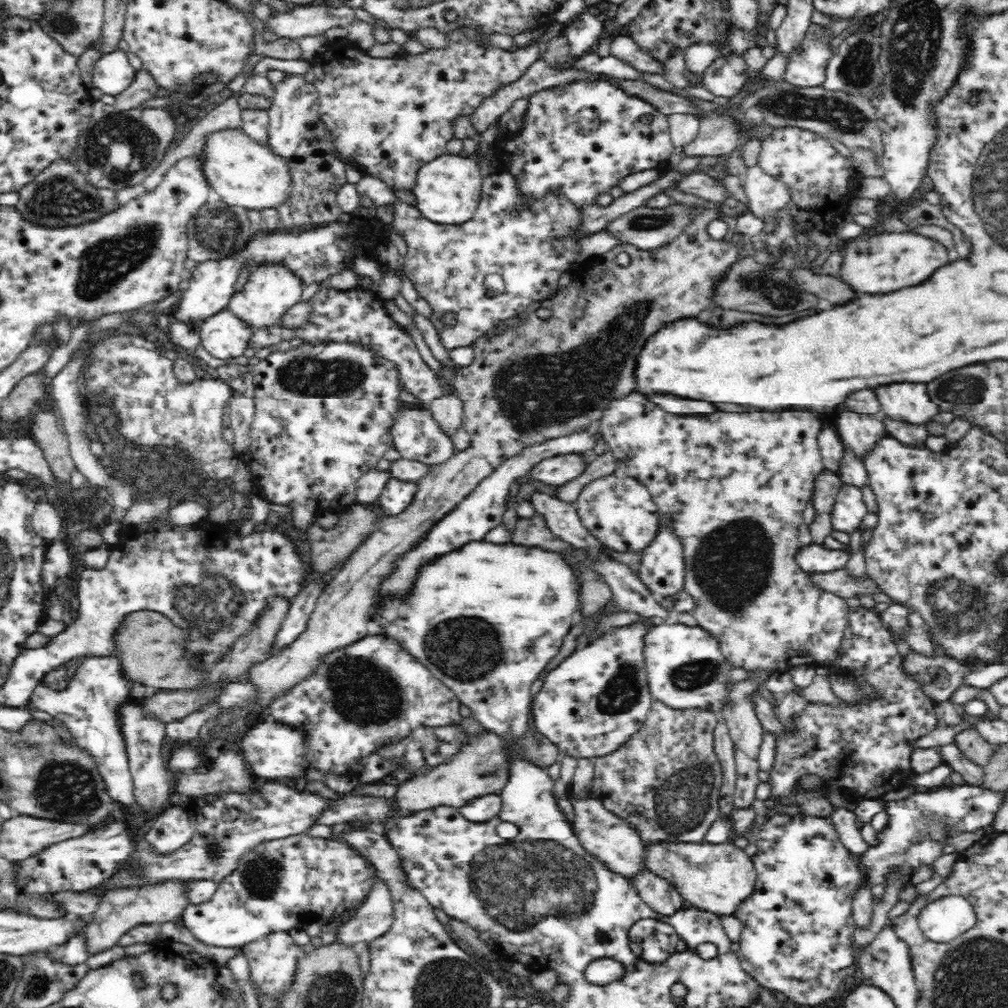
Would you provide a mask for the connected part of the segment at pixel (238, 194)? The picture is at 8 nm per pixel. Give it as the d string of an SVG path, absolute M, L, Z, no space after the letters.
M224 128L218 132L210 132L204 136L199 147L198 155L192 158L198 161L198 167L208 187L214 190L225 204L258 210L284 202L290 170L286 168L282 157L274 154L267 145L246 135L244 130Z

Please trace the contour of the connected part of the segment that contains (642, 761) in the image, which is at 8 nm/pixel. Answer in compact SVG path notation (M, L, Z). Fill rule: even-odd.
M655 699L644 726L616 750L593 757L594 774L590 797L620 818L643 842L639 870L628 877L642 900L660 914L674 914L683 898L670 879L656 875L647 866L650 848L658 844L700 844L719 820L719 796L723 766L715 753L714 713L686 710ZM680 738L694 738L693 744L676 744Z

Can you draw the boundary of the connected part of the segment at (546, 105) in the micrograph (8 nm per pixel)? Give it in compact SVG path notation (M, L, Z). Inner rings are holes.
M587 73L584 78L570 78L562 84L546 86L527 96L528 108L520 118L520 128L514 133L502 130L501 139L492 144L494 161L500 173L508 173L514 179L516 200L506 215L519 215L533 207L533 202L548 195L562 197L577 207L596 204L600 194L609 193L626 176L650 170L667 160L674 144L669 134L669 122L653 104L644 98L630 94L625 86L611 76Z

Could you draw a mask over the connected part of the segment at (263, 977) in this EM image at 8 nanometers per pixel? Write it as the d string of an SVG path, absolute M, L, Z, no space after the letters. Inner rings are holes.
M276 930L276 932L268 932L264 935L263 938L253 941L245 947L247 951L245 957L249 962L252 980L258 984L262 993L268 993L275 999L276 994L292 982L294 966L296 966L296 962L302 953L299 951L299 946L294 944L288 930Z

